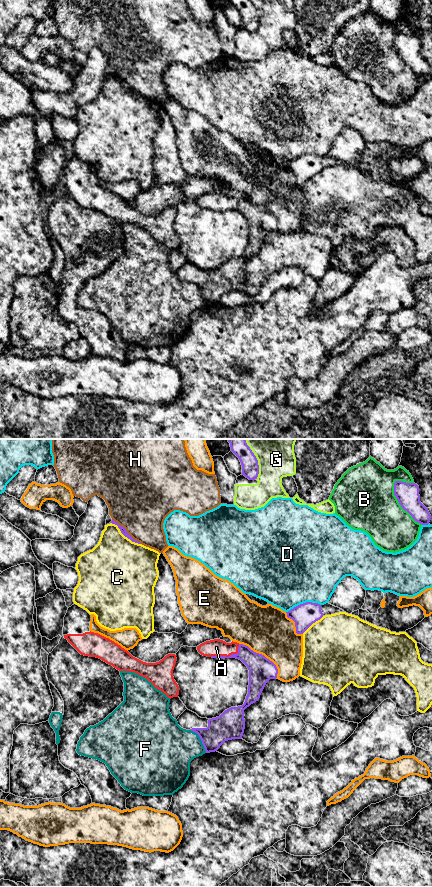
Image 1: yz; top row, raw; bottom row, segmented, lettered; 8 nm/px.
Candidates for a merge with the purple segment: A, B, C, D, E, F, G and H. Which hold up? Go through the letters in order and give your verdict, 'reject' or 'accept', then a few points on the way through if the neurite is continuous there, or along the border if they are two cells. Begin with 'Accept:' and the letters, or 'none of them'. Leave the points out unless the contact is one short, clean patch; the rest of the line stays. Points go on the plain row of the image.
Accept: A
A: accept
B: reject
C: reject
D: reject
E: reject
F: reject; border along yz (190, 281), (197, 286), (206, 304)
G: reject
H: reject

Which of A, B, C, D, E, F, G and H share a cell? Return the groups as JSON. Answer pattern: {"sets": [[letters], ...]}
{"sets": [["A"], ["B"], ["C"], ["D"], ["E"], ["F"], ["G"], ["H"]]}

